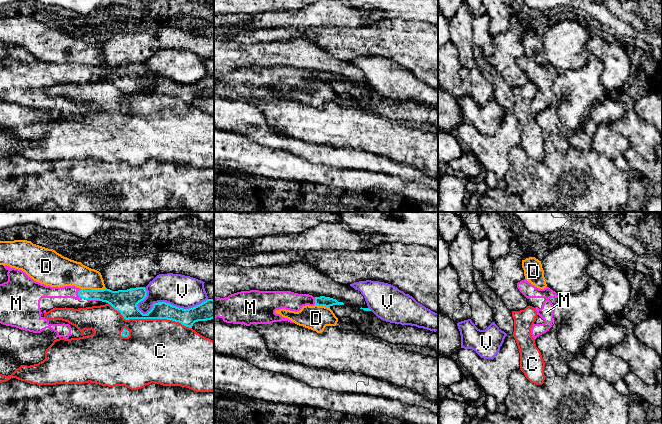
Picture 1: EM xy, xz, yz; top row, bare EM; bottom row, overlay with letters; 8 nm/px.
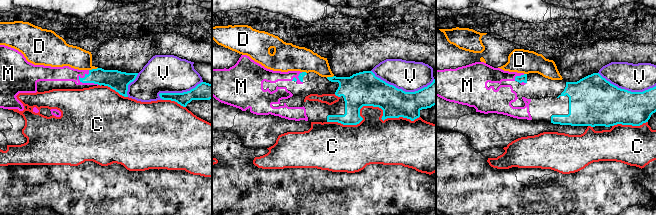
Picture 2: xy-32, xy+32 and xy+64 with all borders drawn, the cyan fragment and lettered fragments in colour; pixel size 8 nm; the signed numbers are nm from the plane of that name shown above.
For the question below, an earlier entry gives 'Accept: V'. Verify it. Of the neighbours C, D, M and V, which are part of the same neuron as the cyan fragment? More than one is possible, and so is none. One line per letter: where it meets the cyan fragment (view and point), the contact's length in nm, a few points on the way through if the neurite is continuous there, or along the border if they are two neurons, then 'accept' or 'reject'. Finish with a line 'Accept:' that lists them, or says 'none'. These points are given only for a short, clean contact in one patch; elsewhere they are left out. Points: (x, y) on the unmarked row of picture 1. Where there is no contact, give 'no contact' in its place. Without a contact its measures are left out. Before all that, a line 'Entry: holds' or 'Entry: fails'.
Entry: fails
C: contact xy (150, 94); length 700 nm; reject
D: contact xy (98, 66); length 120 nm; reject
M: contact xy (78, 70); length 80 nm; way xy (106, 71), (78, 70), (47, 67); accept
V: contact xy (170, 80); length 600 nm; reject
Accept: M

